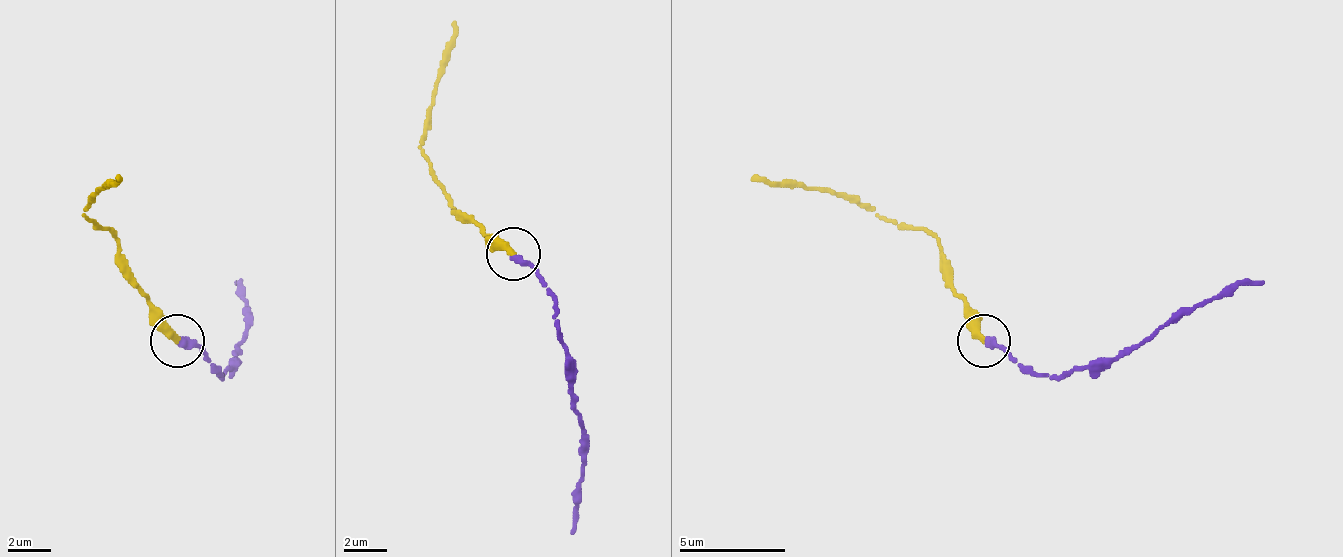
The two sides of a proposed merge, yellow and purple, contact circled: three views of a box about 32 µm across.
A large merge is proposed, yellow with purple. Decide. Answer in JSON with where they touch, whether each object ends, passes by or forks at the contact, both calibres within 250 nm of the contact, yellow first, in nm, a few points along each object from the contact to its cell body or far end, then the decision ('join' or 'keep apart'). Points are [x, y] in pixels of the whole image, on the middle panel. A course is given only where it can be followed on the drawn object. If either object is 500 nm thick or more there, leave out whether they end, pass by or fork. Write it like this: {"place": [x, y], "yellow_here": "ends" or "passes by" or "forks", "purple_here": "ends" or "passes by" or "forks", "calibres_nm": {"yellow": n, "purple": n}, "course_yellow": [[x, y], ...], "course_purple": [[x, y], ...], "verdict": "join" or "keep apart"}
{"place": [513, 254], "yellow_here": "ends", "purple_here": "ends", "calibres_nm": {"yellow": 360, "purple": 400}, "course_yellow": [[514, 255], [456, 212], [418, 148], [434, 84], [456, 20]], "course_purple": [[514, 255], [530, 266], [557, 298], [557, 335], [568, 346], [568, 378], [584, 431], [573, 532]], "verdict": "join"}

